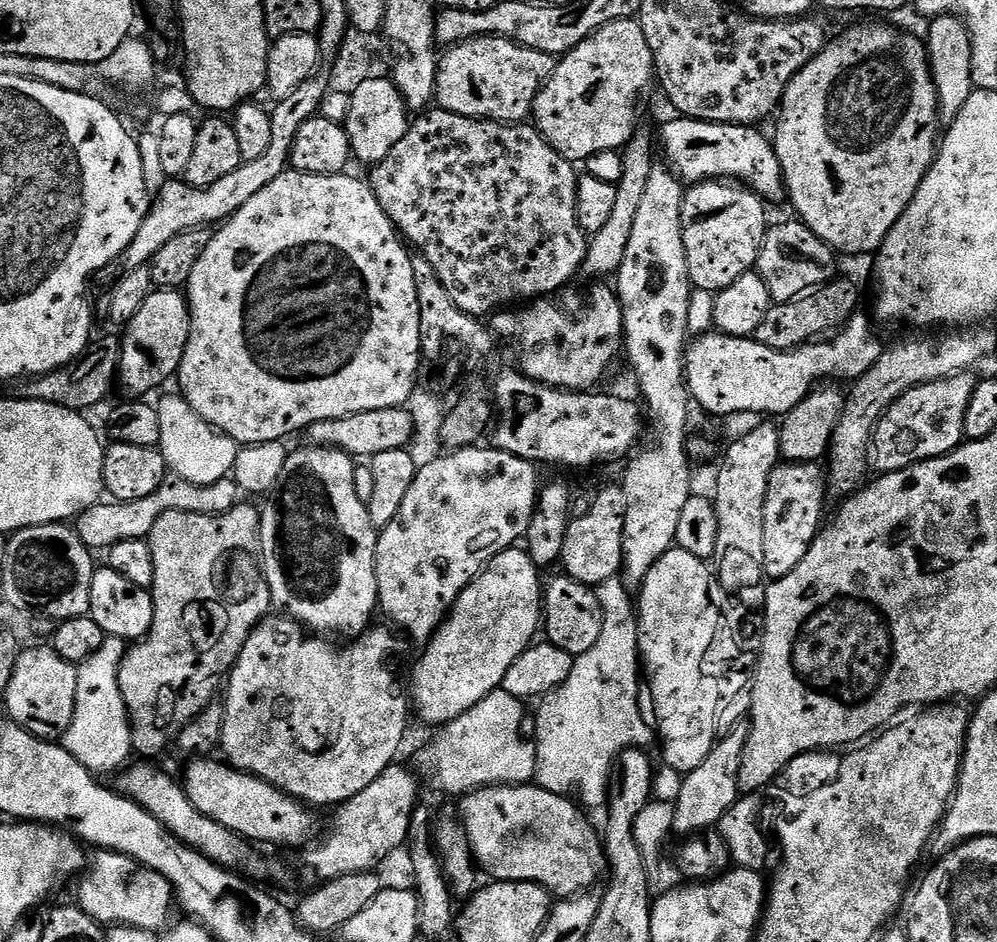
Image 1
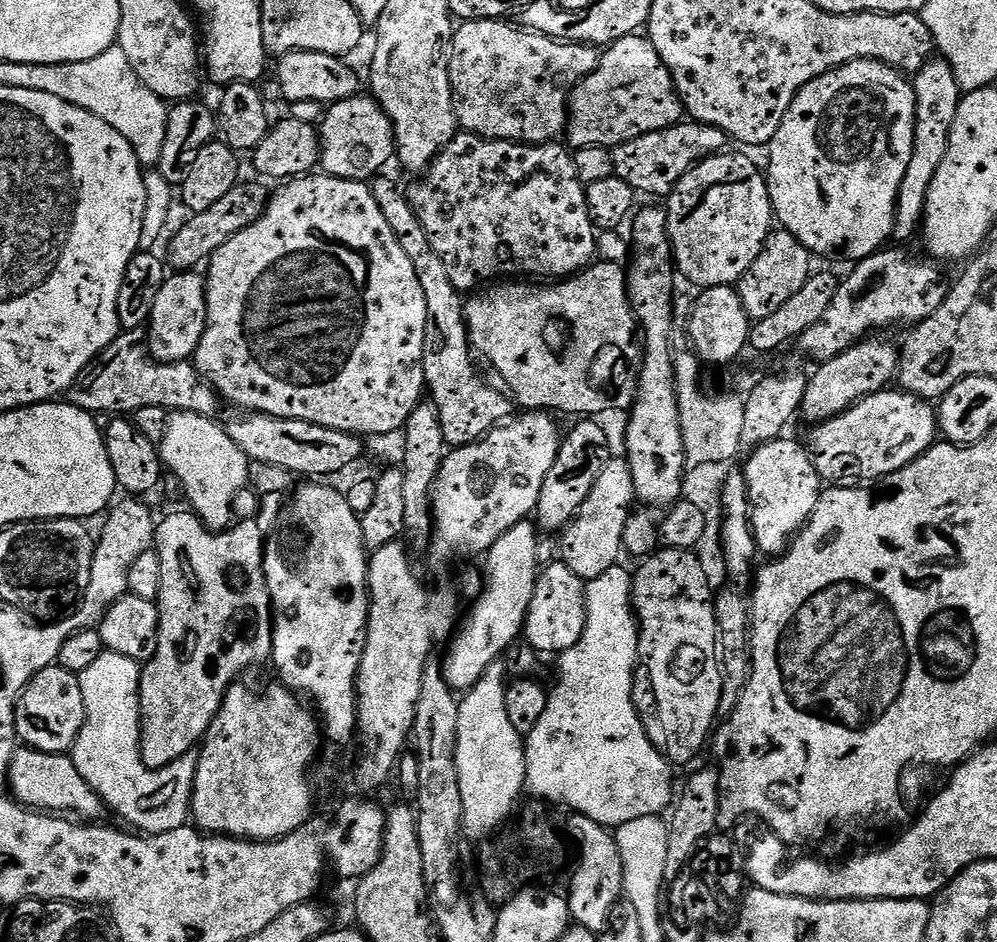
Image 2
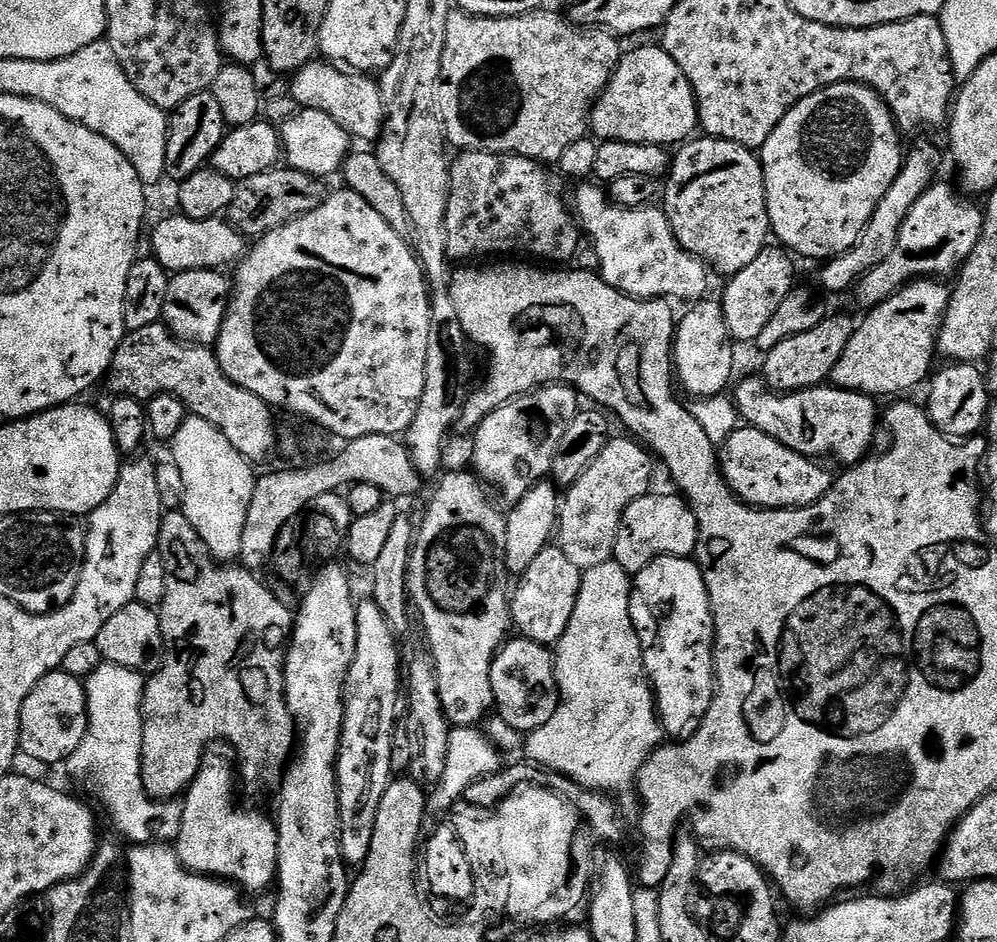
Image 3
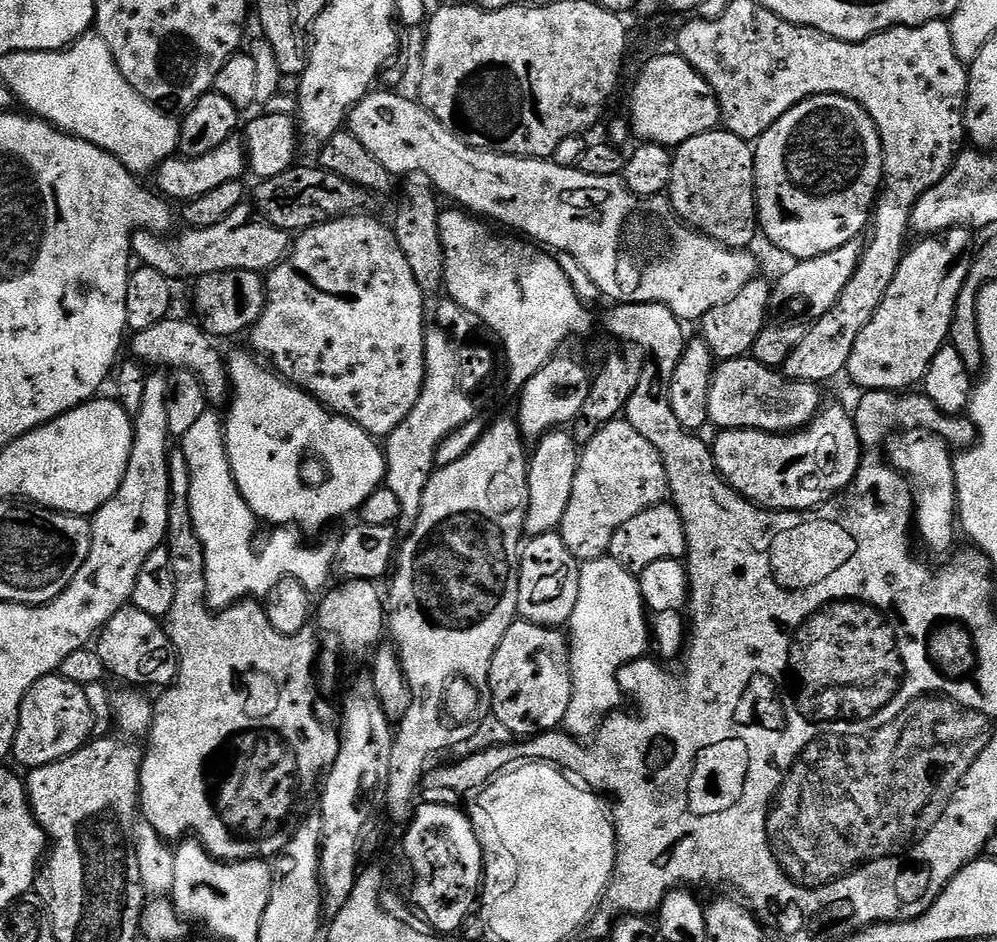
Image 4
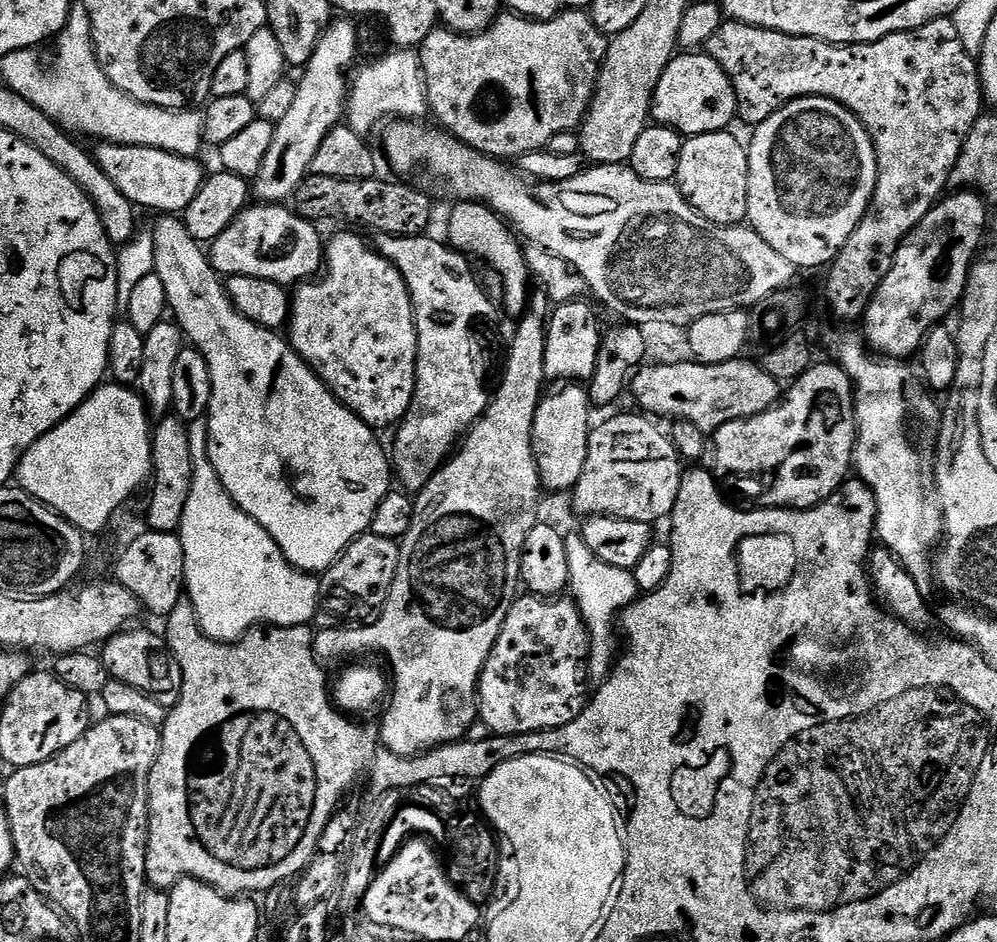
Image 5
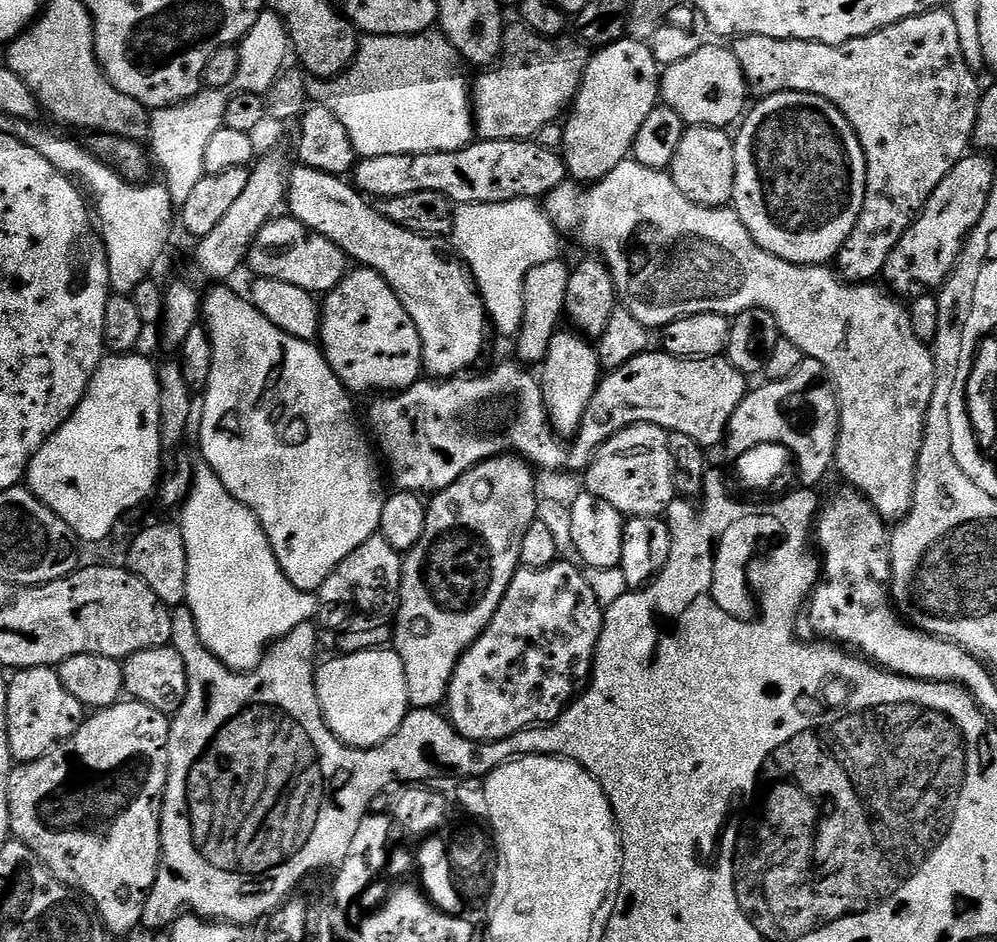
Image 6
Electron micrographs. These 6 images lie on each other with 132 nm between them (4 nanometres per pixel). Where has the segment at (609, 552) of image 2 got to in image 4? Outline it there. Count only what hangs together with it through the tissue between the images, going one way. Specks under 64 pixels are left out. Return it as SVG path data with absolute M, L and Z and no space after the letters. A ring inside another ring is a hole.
M614 419L602 426L602 430L598 430L598 434L594 434L588 444L583 445L580 465L574 478L574 490L570 490L570 503L566 505L566 514L562 514L558 529L560 537L577 561L607 557L614 530L618 530L618 526L625 522L630 522L630 518L642 514L642 510L650 510L655 504L661 503L668 495L668 479L658 450L654 450L654 446L646 442L646 438L642 438L642 434L638 434L638 430L634 430L634 426L630 426L627 419Z

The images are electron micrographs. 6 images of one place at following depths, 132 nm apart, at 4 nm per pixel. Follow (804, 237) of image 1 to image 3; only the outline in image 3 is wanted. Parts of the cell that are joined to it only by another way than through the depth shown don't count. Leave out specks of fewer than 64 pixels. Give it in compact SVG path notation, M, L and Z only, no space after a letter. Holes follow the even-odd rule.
M769 246L762 250L762 254L758 254L758 258L754 258L754 262L750 262L750 266L746 266L746 270L738 270L738 274L734 274L725 283L728 285L724 288L722 303L726 326L733 341L752 342L756 341L758 334L762 334L766 322L774 318L778 306L782 306L792 289L797 287L795 262L797 263L783 247Z

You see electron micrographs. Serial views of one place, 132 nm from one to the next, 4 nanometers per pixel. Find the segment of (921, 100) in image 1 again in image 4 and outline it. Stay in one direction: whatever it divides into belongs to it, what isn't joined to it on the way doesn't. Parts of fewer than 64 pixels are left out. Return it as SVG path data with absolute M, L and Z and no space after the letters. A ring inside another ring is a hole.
M812 96L782 114L782 118L755 141L754 151L759 227L763 235L764 232L768 235L769 242L792 256L793 261L830 254L830 250L846 246L846 242L857 239L869 227L884 179L884 151L878 130L862 106L844 96Z

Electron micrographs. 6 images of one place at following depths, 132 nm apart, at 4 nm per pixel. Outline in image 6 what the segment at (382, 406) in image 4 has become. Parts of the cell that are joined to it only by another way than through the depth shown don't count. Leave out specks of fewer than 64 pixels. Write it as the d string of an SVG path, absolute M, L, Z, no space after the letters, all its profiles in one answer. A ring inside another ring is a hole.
M353 267L336 289L323 297L318 344L330 370L352 394L402 392L424 372L418 330L394 290L373 268Z

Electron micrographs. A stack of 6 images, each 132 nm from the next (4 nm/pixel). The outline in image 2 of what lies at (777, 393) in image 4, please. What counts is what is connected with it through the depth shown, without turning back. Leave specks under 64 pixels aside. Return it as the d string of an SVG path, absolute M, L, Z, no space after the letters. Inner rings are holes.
M892 391L863 396L842 414L811 429L806 447L825 485L856 486L861 481L881 480L883 476L902 470L937 443L937 409L919 394Z

